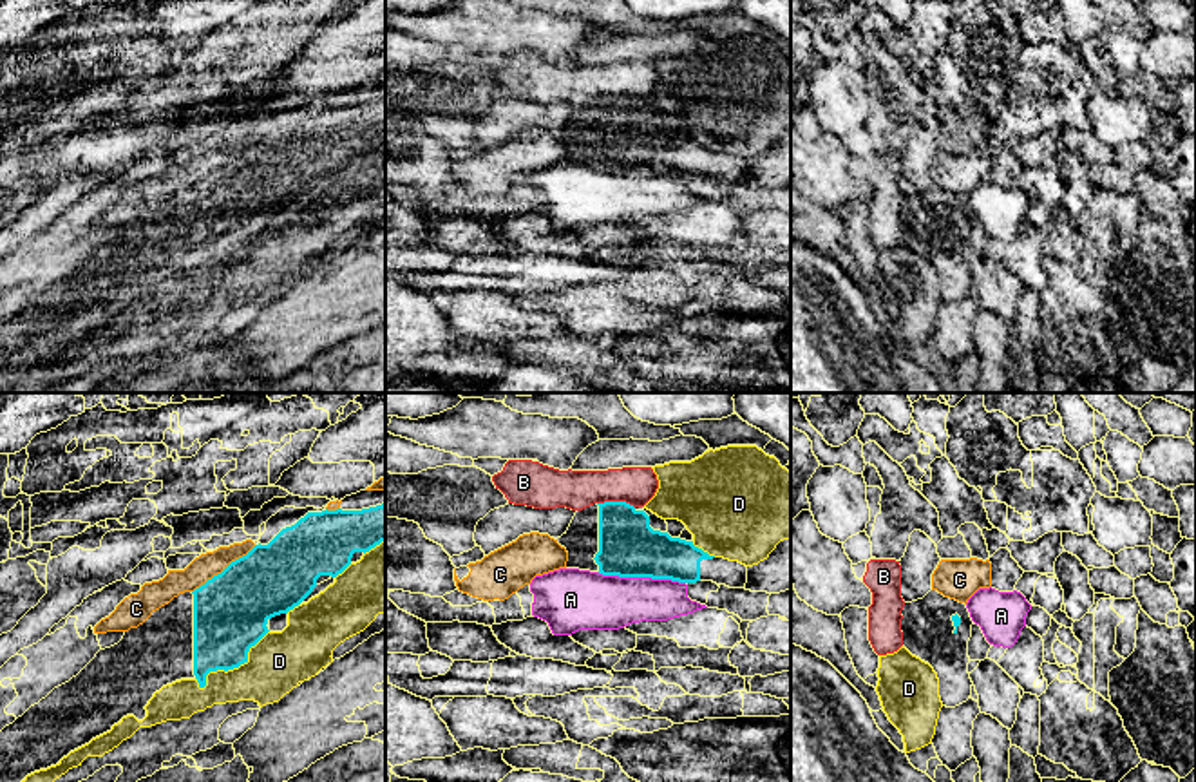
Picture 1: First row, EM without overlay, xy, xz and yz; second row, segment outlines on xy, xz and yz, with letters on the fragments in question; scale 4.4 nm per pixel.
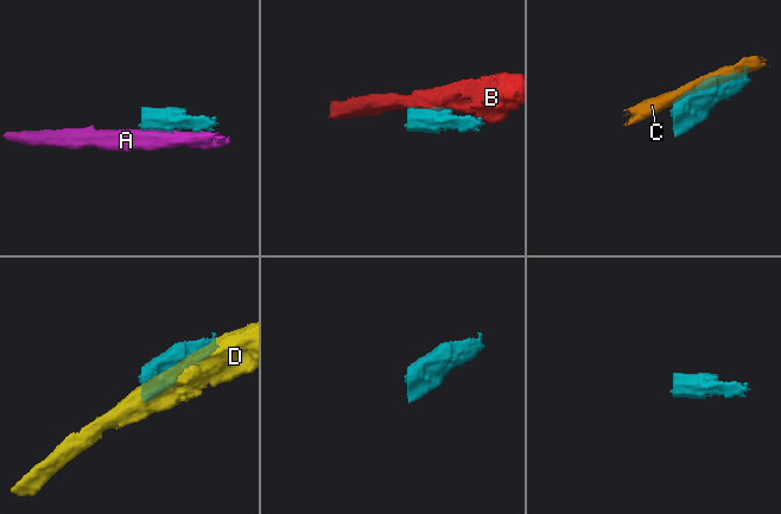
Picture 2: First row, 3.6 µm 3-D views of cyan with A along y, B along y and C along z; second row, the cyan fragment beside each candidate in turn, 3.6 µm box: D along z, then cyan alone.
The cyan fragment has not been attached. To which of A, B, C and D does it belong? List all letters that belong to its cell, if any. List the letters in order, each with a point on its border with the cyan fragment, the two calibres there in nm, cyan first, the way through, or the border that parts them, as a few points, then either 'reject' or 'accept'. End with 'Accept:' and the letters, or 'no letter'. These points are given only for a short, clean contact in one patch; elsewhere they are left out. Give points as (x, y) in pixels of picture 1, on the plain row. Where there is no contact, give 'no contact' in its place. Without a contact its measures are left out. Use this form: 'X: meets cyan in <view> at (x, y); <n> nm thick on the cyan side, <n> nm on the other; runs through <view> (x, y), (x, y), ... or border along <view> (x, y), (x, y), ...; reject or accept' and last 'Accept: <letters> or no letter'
A: meets cyan in xz at (641, 171); 280 nm thick on the cyan side, 260 nm on the other; reject
B: meets cyan in xz at (616, 96); 280 nm thick on the cyan side, 180 nm on the other; reject
C: meets cyan in xy at (225, 163); 340 nm thick on the cyan side, 110 nm on the other; reject
D: meets cyan in xy at (232, 263); 340 nm thick on the cyan side, 260 nm on the other; reject
Accept: no letter

